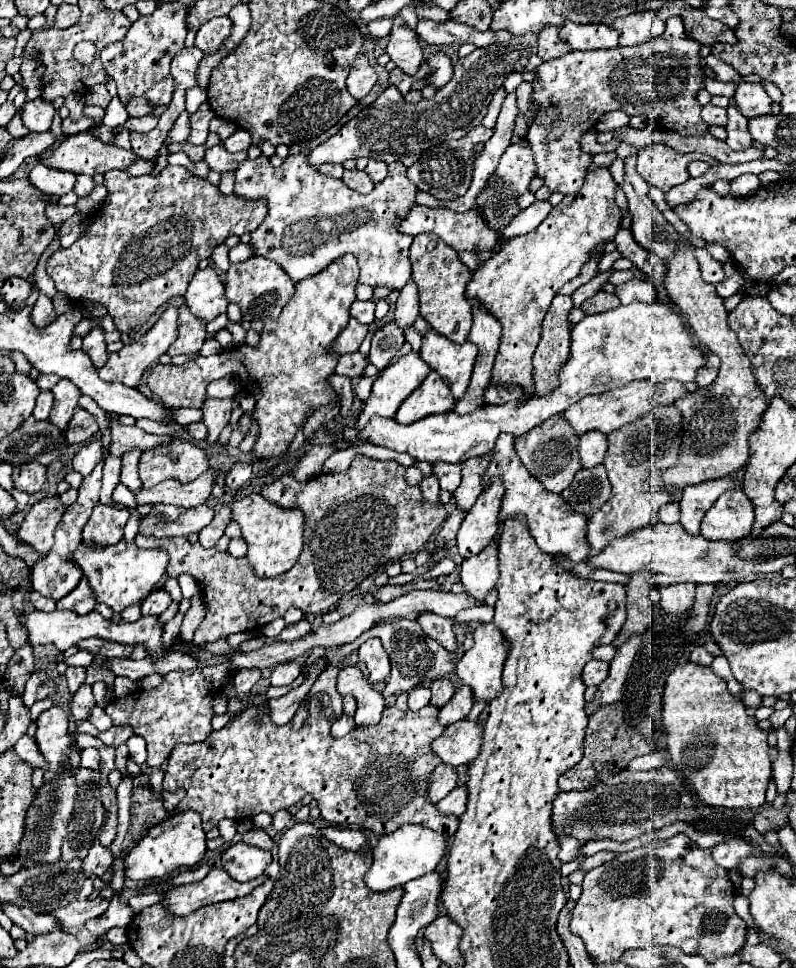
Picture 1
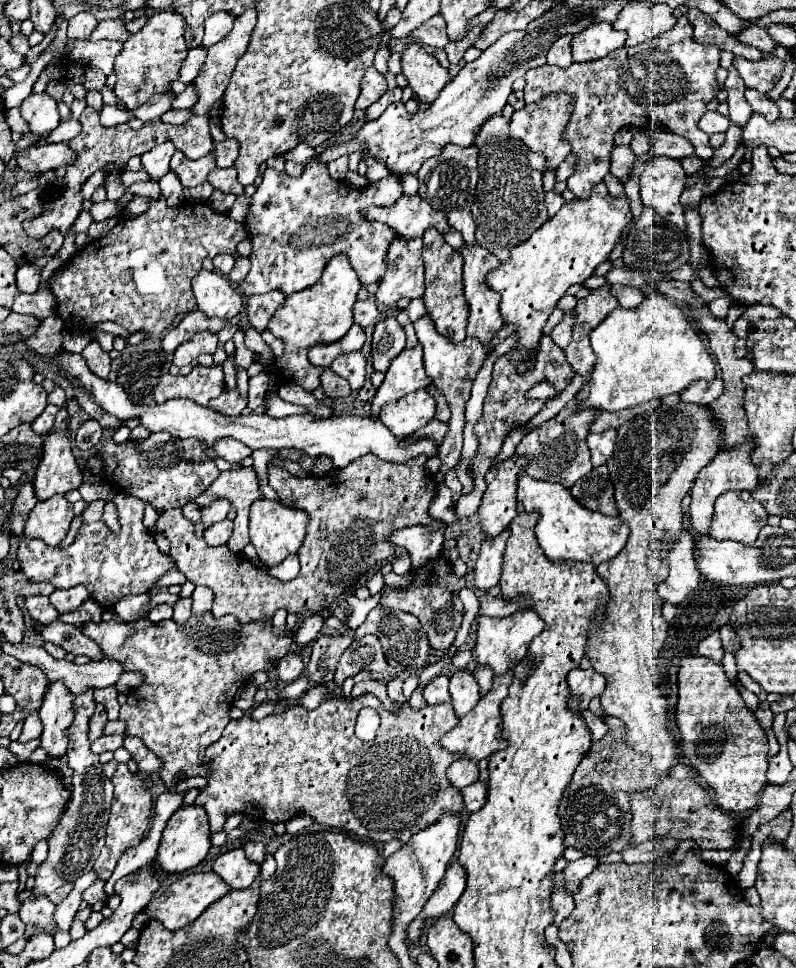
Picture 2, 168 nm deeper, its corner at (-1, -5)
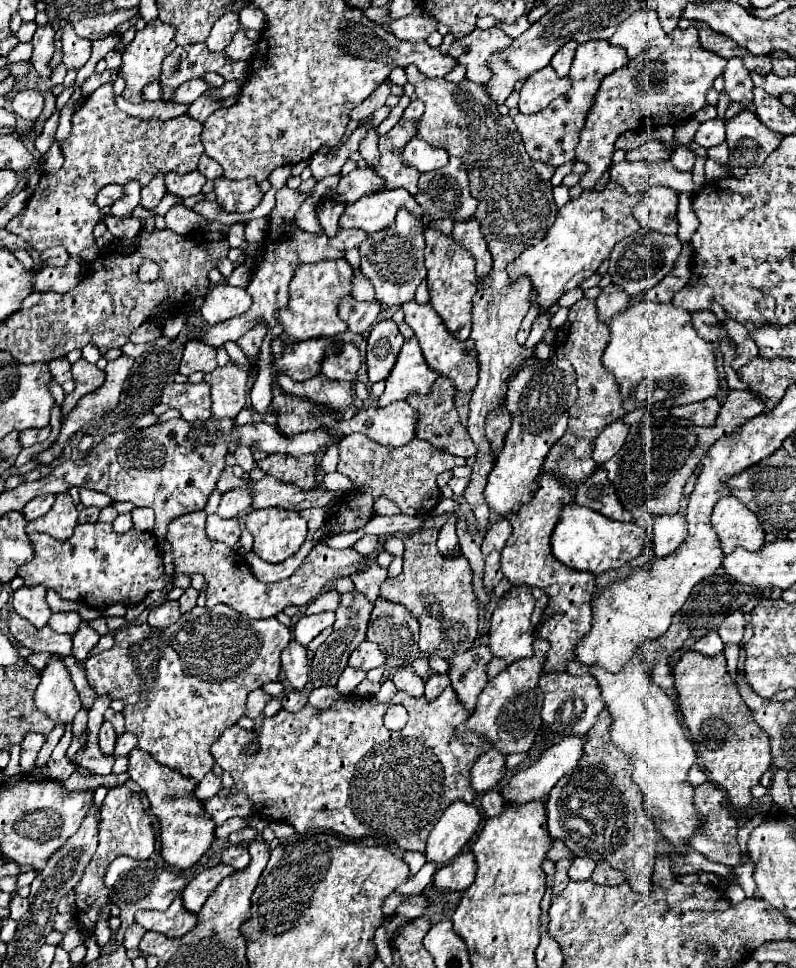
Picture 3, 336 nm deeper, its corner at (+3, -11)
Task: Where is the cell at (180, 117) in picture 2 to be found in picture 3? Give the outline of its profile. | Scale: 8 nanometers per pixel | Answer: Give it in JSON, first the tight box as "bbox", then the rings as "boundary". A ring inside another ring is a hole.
{"bbox":[187,98,219,122],"boundary":[[[197,98],[193,104],[189,104],[187,108],[187,116],[197,120],[197,122],[205,122],[207,116],[211,116],[215,110],[219,108],[219,102],[213,98]]]}

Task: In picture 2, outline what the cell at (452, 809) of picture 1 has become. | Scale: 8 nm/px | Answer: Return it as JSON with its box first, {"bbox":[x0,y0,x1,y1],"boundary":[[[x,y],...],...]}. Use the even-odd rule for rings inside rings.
{"bbox":[463,782,487,812],"boundary":[[[475,782],[467,788],[463,788],[463,798],[465,798],[465,808],[469,812],[477,812],[485,804],[485,794],[487,794],[487,784],[485,782]]]}

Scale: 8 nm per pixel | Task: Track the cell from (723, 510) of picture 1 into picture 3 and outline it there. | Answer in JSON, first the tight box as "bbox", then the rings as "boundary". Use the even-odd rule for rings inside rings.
{"bbox":[711,496,765,552],"boundary":[[[725,496],[715,504],[711,526],[719,536],[723,552],[729,552],[737,546],[753,552],[765,544],[765,530],[759,524],[757,516],[749,512],[749,508],[735,496]]]}

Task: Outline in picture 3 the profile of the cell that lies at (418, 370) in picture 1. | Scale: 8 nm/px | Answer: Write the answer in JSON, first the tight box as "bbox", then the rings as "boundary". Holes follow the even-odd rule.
{"bbox":[379,340,439,406],"boundary":[[[407,340],[397,356],[397,362],[385,380],[385,392],[379,396],[379,406],[389,406],[395,400],[405,400],[411,394],[427,394],[431,384],[439,378],[437,372],[429,370],[419,342]]]}

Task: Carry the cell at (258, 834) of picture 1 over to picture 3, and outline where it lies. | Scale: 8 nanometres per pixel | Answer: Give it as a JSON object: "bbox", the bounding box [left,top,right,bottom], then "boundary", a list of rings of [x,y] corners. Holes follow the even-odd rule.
{"bbox":[221,846,251,870],"boundary":[[[229,846],[223,850],[223,856],[221,856],[221,862],[237,868],[237,870],[245,870],[251,862],[251,856],[247,852],[245,846]]]}

